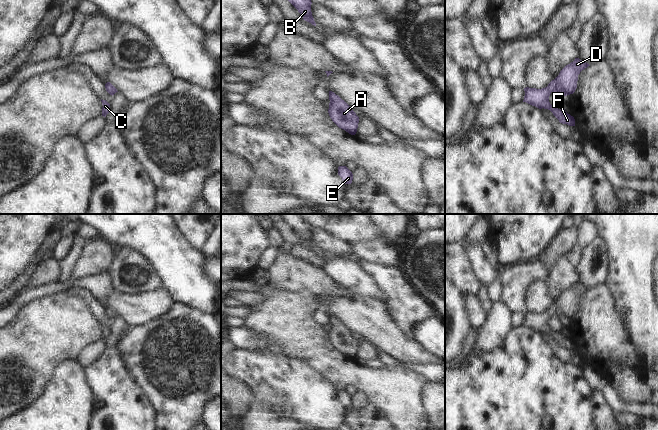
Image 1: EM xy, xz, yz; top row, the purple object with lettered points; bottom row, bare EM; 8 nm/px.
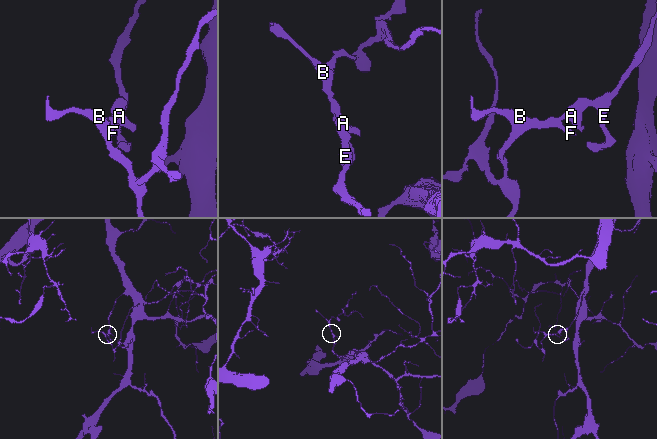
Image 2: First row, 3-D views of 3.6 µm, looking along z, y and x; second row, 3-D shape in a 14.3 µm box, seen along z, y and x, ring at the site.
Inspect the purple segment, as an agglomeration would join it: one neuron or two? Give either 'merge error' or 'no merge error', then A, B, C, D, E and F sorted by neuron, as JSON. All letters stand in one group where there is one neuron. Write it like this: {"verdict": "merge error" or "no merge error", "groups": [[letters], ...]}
{"verdict": "no merge error", "groups": [["A", "B", "C", "D", "E", "F"]]}

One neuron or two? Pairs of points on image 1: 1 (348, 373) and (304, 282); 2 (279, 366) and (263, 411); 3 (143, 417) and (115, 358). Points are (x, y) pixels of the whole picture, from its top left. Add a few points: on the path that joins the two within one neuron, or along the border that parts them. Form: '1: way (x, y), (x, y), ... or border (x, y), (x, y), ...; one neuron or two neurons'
1: border (284, 289), (292, 291), (311, 290), (317, 296); two neurons
2: border (256, 399), (266, 402), (285, 417); two neurons
3: way (128, 402), (115, 388), (115, 373); one neuron

